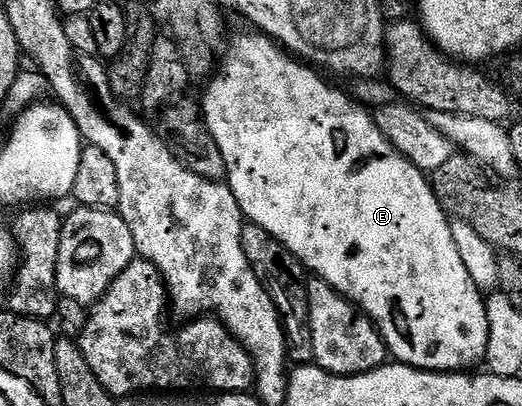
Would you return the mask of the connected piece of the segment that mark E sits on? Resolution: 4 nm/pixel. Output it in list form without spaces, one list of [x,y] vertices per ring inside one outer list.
[[[261,31],[249,32],[240,34],[238,38],[235,36],[229,42],[221,58],[220,68],[205,86],[206,102],[202,105],[203,110],[201,109],[207,128],[219,144],[219,151],[226,164],[228,184],[240,203],[243,218],[264,227],[264,231],[271,233],[287,251],[293,253],[309,272],[311,269],[315,278],[331,285],[335,293],[345,297],[347,301],[353,301],[377,325],[378,332],[386,340],[389,356],[395,362],[410,365],[413,369],[425,369],[427,374],[457,373],[469,370],[469,365],[474,365],[477,361],[481,362],[486,355],[490,331],[484,293],[472,279],[468,267],[464,267],[464,259],[458,250],[455,226],[441,210],[429,176],[411,158],[409,161],[404,154],[398,153],[402,151],[382,134],[367,106],[355,100],[349,92],[346,94],[333,89],[320,74],[313,73],[308,66],[293,61],[274,42],[277,40],[273,36]]]

